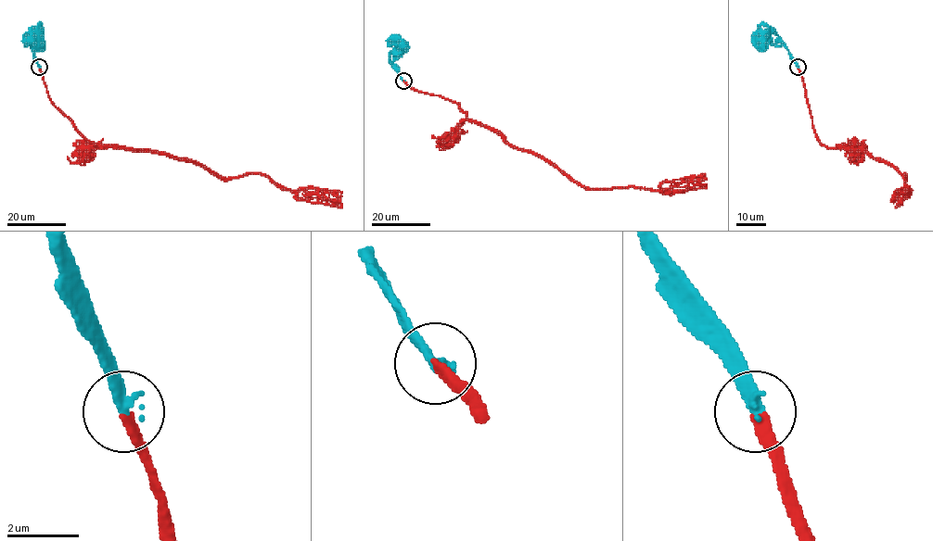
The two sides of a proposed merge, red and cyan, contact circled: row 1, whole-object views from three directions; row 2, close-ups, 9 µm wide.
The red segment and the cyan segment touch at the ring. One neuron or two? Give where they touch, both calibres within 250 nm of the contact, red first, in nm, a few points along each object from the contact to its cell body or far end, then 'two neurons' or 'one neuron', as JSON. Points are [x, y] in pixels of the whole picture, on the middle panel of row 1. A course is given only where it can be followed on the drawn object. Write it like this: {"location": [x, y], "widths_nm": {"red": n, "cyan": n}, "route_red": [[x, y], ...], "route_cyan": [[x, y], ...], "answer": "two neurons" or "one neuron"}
{"location": [403, 81], "widths_nm": {"red": 300, "cyan": 320}, "route_red": [[403, 81], [415, 90], [454, 101], [470, 120], [542, 156], [586, 187], [659, 191], [662, 182], [706, 178]], "route_cyan": [[403, 81], [389, 60], [391, 51], [402, 43]], "answer": "one neuron"}

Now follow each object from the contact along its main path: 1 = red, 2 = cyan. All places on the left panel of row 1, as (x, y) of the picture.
1: (39, 68), (50, 100), (98, 148), (192, 159), (222, 178), (262, 173), (298, 200), (341, 207)
2: (39, 67), (32, 49), (24, 45), (27, 37), (33, 33), (37, 35)

